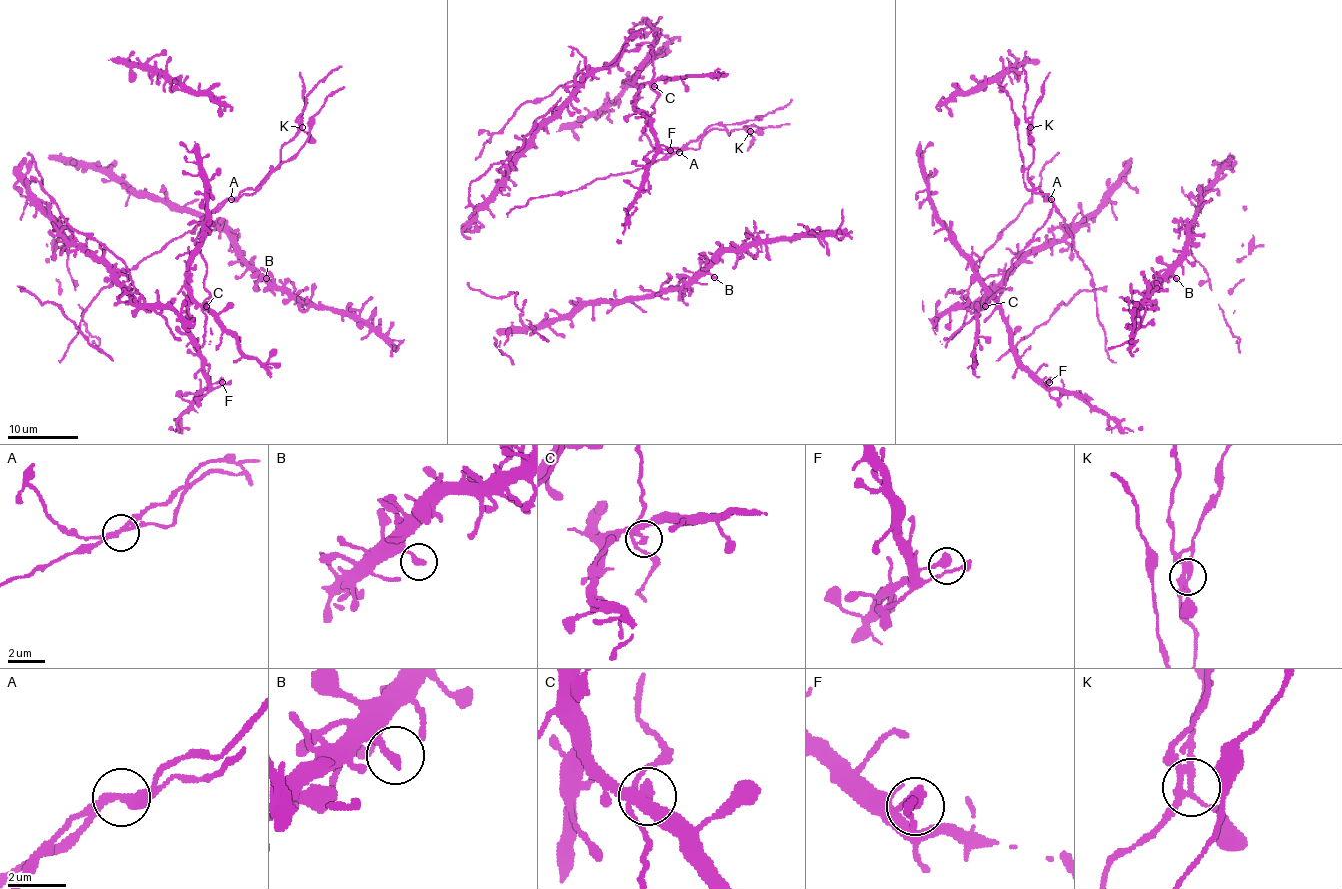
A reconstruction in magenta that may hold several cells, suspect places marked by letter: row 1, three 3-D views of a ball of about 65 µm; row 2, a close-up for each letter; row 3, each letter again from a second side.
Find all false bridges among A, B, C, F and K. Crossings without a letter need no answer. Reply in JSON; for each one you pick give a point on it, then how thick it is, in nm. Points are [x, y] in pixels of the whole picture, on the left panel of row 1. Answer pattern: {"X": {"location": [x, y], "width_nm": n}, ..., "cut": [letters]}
{"A": {"location": [231, 199], "width_nm": 280}, "K": {"location": [302, 127], "width_nm": 240}, "cut": ["A", "K"]}

